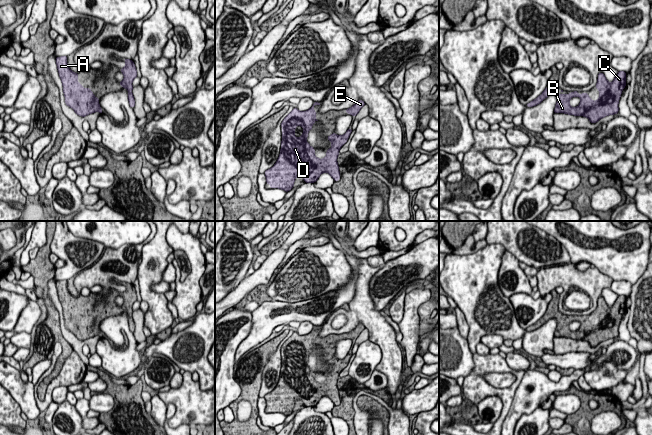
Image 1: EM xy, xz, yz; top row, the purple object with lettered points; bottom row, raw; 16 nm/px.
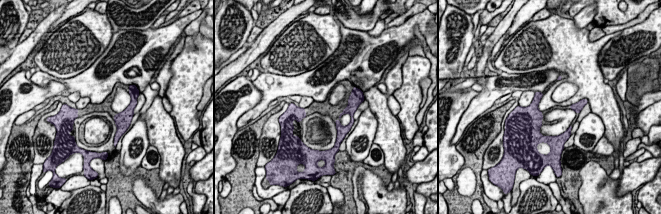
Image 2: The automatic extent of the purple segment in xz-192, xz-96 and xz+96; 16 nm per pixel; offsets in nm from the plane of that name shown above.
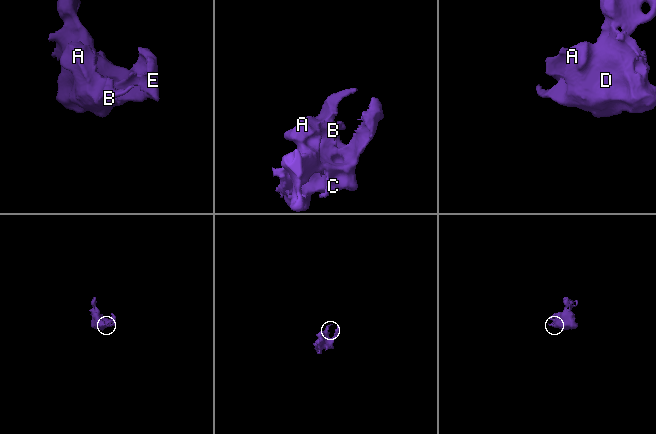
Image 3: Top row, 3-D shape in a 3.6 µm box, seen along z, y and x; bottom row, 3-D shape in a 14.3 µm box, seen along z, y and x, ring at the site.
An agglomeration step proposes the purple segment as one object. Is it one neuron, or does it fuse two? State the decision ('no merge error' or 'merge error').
no merge error

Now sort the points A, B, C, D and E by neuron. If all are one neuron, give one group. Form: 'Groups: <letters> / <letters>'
Groups: A B C D E

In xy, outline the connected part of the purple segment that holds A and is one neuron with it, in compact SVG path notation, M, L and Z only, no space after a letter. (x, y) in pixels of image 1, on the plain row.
M67 280L56 281L56 288L63 309L66 329L71 331L77 339L82 341L85 341L97 335L100 338L103 338L103 335L101 334L101 331L99 329L99 323L94 320L90 312L83 312L82 308L78 307L78 297L74 297L68 291Z

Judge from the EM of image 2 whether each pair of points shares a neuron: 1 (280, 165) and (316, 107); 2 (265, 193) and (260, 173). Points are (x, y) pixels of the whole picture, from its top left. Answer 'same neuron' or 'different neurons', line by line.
1: same neuron
2: same neuron

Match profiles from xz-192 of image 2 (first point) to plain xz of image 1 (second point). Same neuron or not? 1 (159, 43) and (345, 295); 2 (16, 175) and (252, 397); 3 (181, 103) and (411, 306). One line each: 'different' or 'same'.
1: same
2: same
3: same

